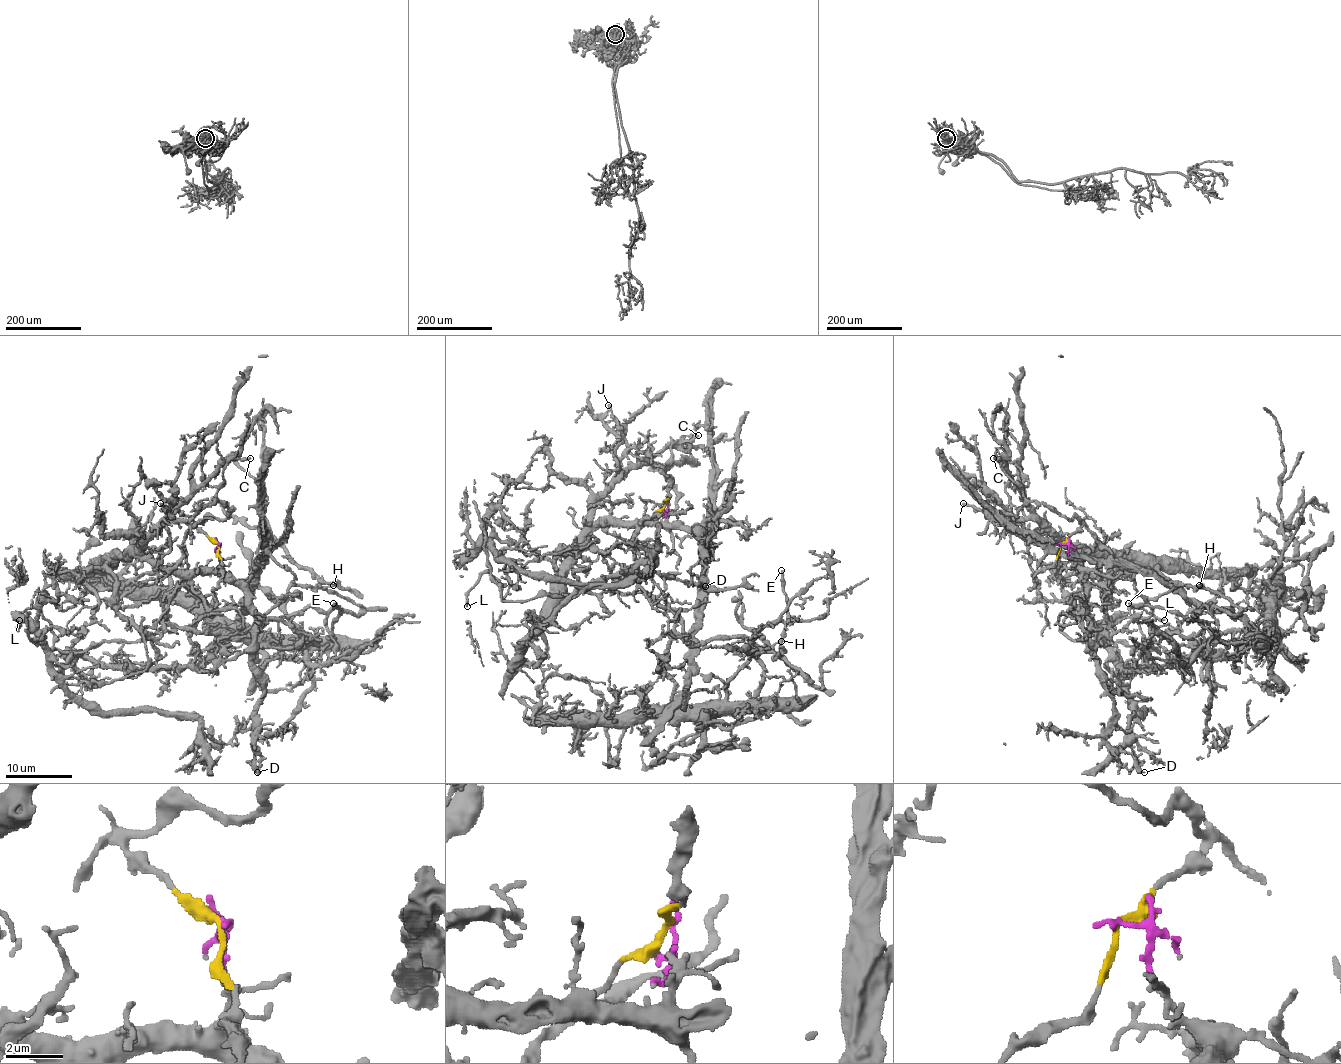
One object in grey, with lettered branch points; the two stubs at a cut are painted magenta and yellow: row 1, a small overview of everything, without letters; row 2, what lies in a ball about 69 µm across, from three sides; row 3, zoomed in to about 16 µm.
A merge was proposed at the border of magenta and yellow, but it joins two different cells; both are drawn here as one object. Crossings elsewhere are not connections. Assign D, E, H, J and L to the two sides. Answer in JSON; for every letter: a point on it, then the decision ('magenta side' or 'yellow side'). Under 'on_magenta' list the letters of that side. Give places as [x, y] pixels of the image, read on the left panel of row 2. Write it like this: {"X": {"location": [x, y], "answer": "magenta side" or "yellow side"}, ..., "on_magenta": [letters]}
{"D": {"location": [257, 772], "answer": "magenta side"}, "E": {"location": [333, 603], "answer": "yellow side"}, "H": {"location": [333, 585], "answer": "yellow side"}, "J": {"location": [160, 503], "answer": "yellow side"}, "L": {"location": [19, 620], "answer": "yellow side"}, "on_magenta": ["D"]}

